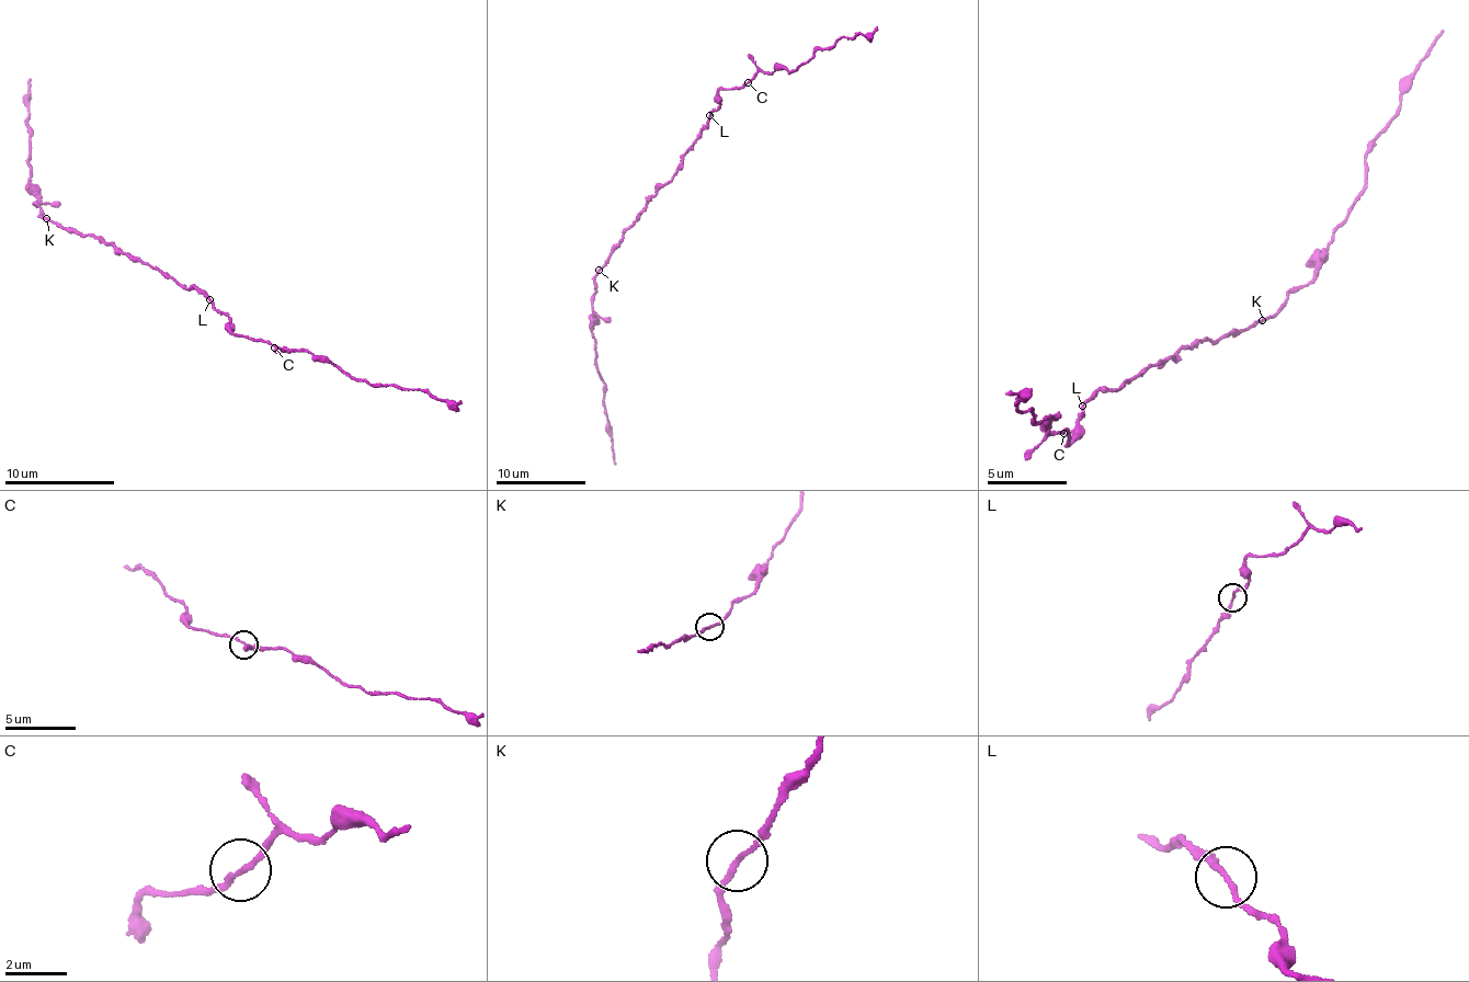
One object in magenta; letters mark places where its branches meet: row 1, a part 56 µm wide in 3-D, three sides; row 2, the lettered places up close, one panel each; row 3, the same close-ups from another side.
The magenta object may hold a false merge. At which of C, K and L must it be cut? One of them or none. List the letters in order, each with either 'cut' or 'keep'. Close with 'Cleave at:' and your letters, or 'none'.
C: keep
K: cut
L: keep
Cleave at: K

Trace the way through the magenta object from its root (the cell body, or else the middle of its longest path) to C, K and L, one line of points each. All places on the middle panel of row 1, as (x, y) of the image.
C: (669, 183), (709, 114), (720, 105), (716, 96), (719, 90), (741, 88), (748, 82)
K: (669, 183), (646, 200), (600, 271)
L: (669, 183), (709, 115)

